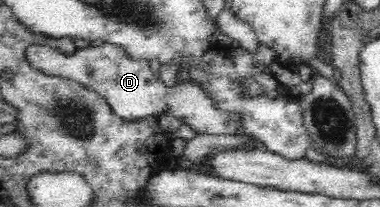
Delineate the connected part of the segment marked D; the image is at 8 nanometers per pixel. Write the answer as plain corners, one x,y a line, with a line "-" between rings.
104,42
96,47
90,45
78,48
72,55
64,55
60,50
48,46
31,45
26,49
25,56
34,69
46,75
75,81
90,91
99,93
112,108
114,115
126,121
140,120
150,115
158,116
167,111
182,123
190,125
198,134
236,135
244,129
240,118
214,106
212,96
204,90
202,84
189,80
168,87
159,74
154,74
148,60
131,58
120,45

